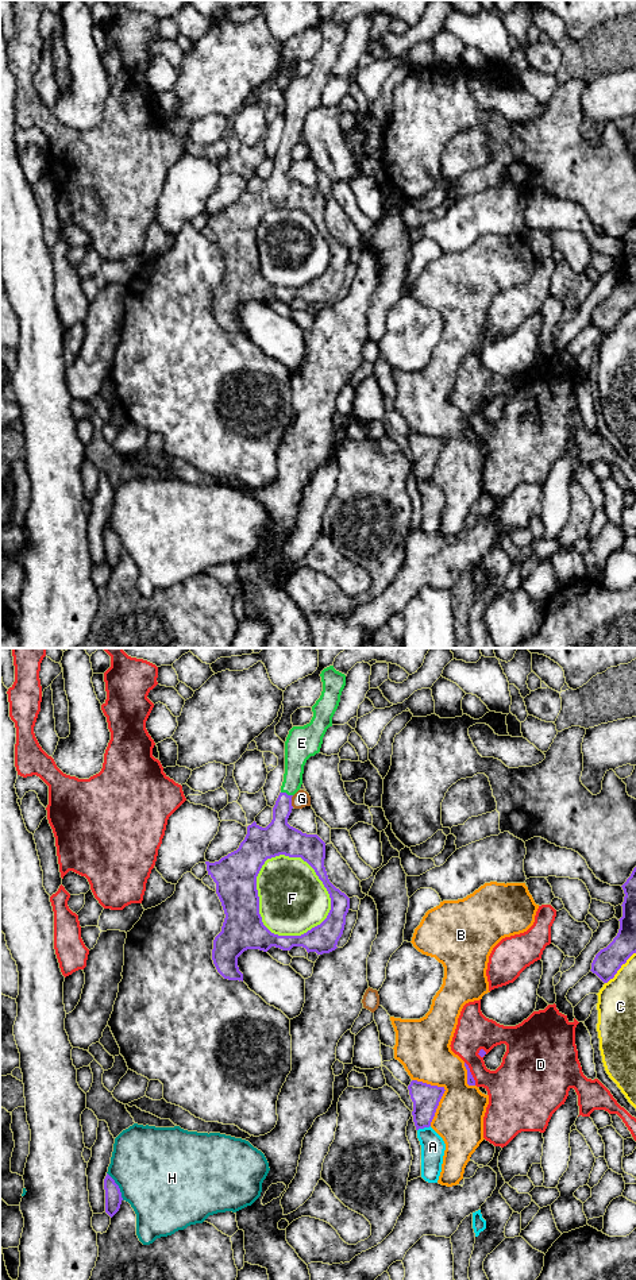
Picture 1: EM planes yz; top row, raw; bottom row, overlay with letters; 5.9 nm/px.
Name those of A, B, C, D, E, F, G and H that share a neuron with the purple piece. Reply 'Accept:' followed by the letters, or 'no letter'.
Accept: E

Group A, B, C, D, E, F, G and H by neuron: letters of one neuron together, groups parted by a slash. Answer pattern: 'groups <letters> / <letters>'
groups A / B / C / D / E / F / G / H

